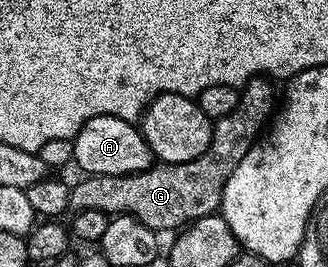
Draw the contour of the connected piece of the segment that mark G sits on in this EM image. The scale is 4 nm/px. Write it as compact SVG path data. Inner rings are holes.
M259 76L251 78L249 82L241 87L236 108L232 112L228 112L228 116L219 118L214 122L214 139L212 144L208 144L208 152L204 152L204 156L187 162L158 162L153 166L149 166L146 171L136 172L135 175L79 177L79 182L75 181L70 187L70 210L74 212L79 210L104 212L111 216L127 214L136 220L140 220L140 224L148 224L148 228L152 228L156 232L163 232L162 230L174 232L193 222L196 218L203 218L215 213L222 205L224 184L228 184L228 176L232 176L236 164L240 164L240 160L244 160L244 156L248 156L248 152L255 142L259 141L260 135L263 133L262 125L266 121L269 123L275 113L276 98L274 102L273 85L275 86L275 83L269 77Z

